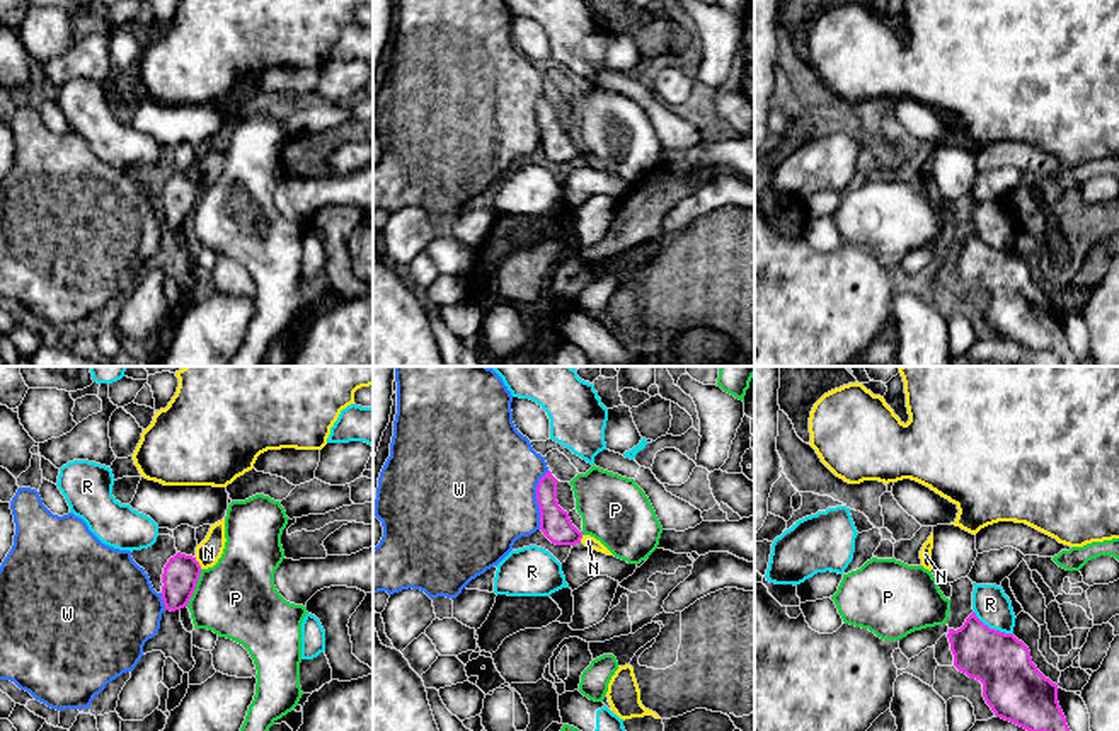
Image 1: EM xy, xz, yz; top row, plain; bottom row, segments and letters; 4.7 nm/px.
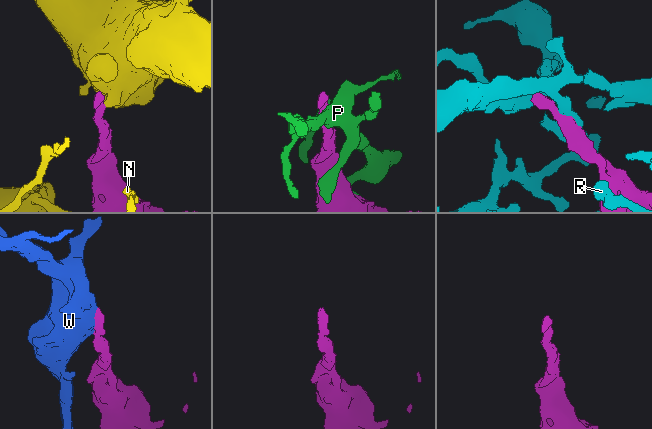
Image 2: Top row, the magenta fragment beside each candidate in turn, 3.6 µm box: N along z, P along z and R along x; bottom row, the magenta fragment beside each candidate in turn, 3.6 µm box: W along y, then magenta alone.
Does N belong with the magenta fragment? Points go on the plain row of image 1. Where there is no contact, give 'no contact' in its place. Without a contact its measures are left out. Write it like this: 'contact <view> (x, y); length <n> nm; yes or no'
contact xy (198, 181); length 70 nm; no

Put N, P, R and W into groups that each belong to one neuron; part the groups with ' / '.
N / P / R / W

